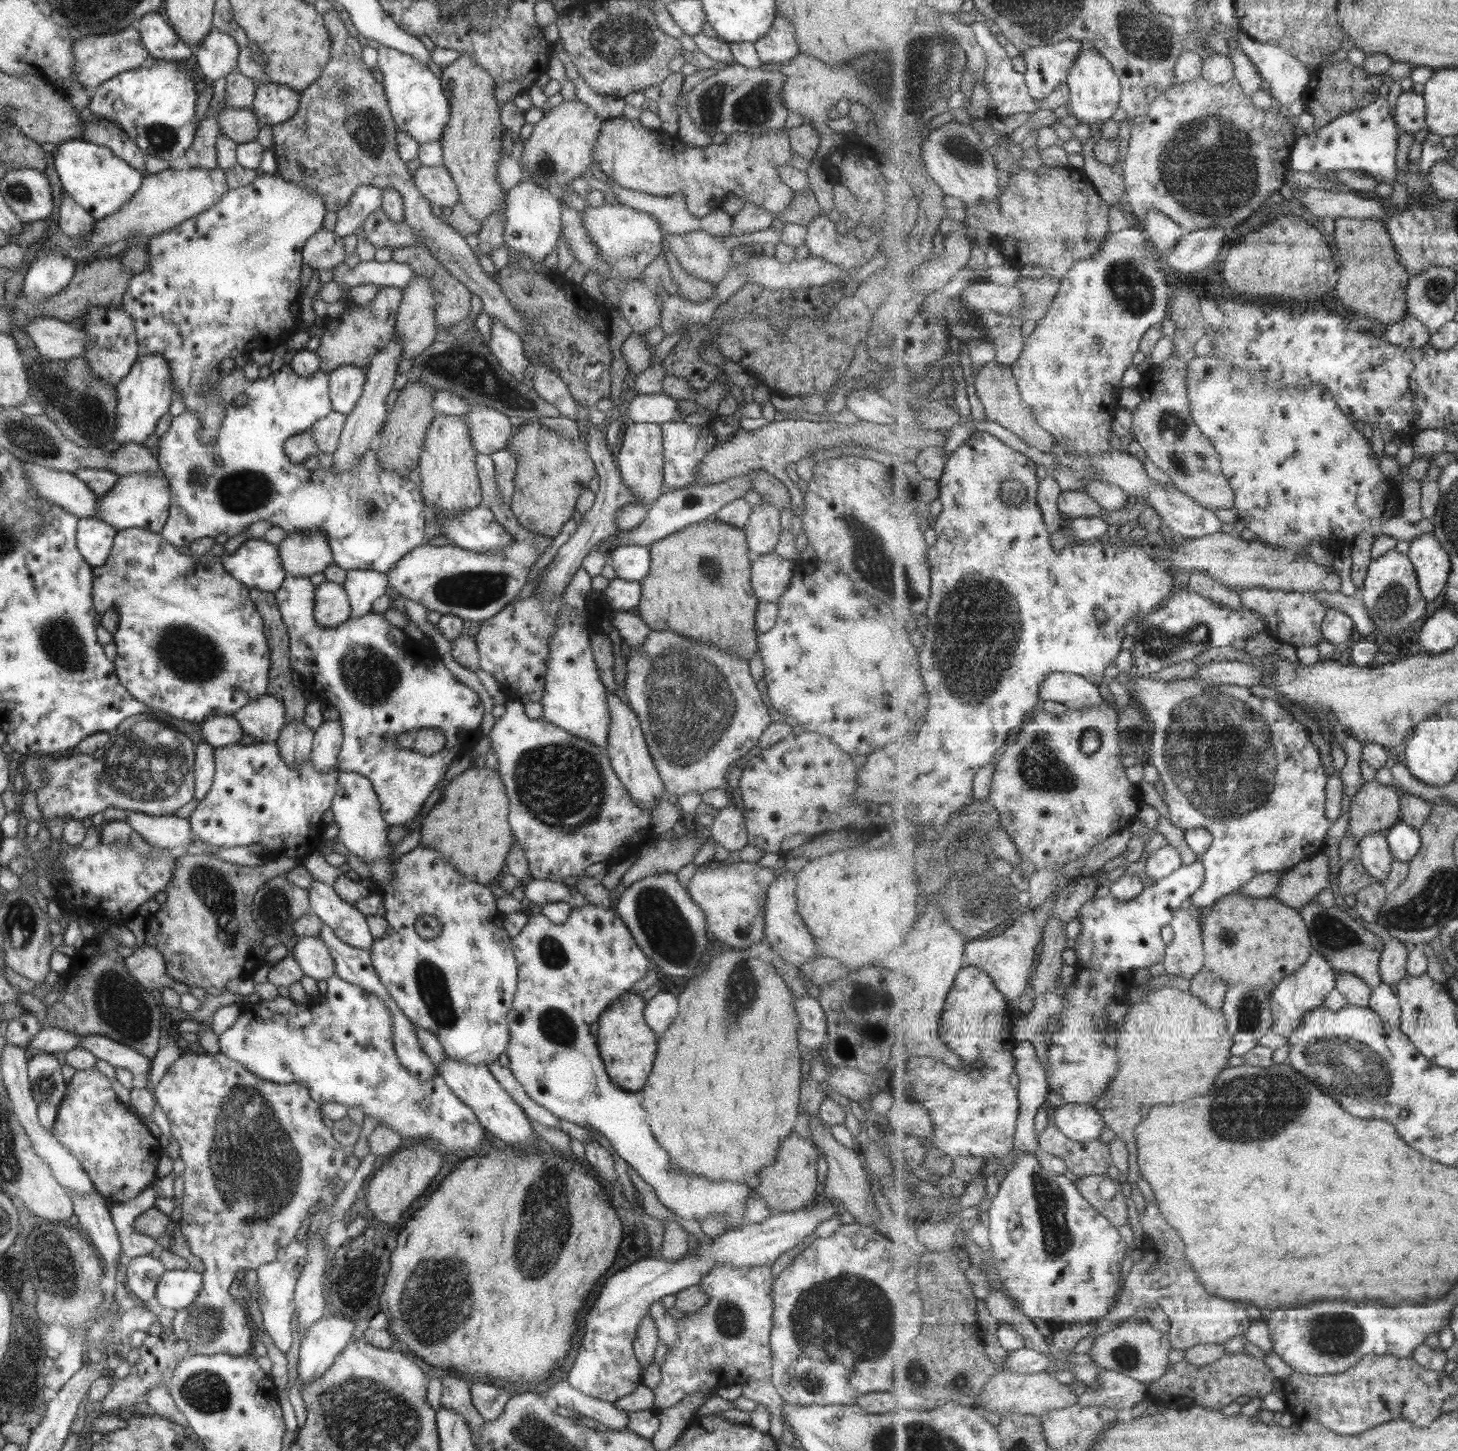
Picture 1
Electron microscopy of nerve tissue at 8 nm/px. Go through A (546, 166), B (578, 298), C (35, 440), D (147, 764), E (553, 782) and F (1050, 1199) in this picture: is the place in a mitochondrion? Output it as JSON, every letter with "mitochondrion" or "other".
{"A":"mitochondrion","B":"other","C":"mitochondrion","D":"mitochondrion","E":"mitochondrion","F":"mitochondrion"}

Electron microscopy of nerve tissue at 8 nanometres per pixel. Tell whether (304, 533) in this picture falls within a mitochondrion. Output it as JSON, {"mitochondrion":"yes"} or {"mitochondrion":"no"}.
{"mitochondrion":"no"}

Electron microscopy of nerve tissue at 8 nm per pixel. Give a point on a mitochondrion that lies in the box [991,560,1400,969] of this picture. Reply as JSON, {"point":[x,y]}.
{"point":[1220,760]}

